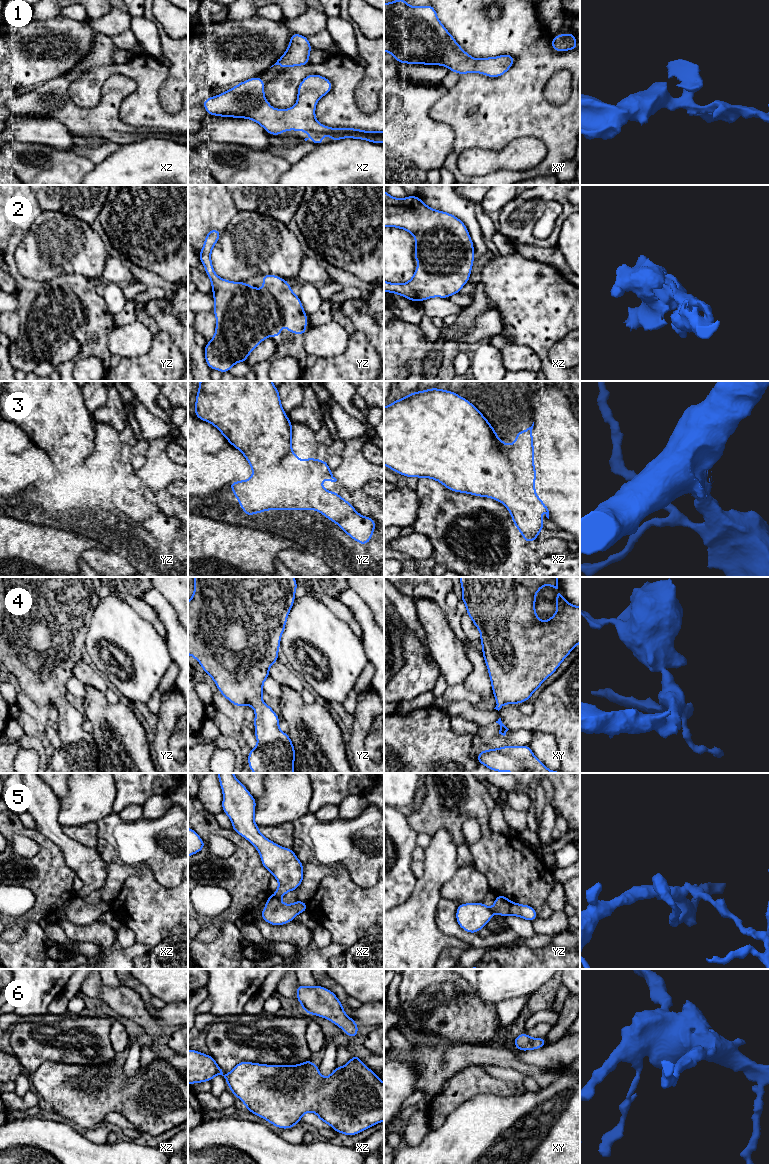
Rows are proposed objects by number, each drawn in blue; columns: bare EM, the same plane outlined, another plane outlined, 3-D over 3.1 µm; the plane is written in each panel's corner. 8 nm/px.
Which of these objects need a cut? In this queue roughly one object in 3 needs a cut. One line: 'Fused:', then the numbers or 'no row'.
Fused: 5

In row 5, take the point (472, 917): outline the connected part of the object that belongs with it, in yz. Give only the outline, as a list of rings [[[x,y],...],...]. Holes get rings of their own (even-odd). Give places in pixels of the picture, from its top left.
[[[497,895],[492,908],[483,902],[459,904],[456,911],[458,925],[468,933],[477,933],[487,925],[497,913],[502,917],[509,915],[512,902],[504,895]]]

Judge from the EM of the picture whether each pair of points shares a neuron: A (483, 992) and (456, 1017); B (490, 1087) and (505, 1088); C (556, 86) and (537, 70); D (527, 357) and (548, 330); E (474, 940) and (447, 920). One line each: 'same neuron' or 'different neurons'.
A: different neurons
B: same neuron
C: different neurons
D: different neurons
E: same neuron

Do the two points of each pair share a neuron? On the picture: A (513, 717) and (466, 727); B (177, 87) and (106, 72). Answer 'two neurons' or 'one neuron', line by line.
A: two neurons
B: two neurons

